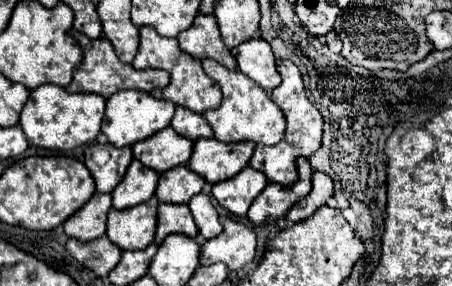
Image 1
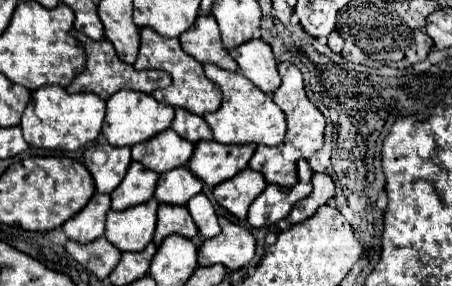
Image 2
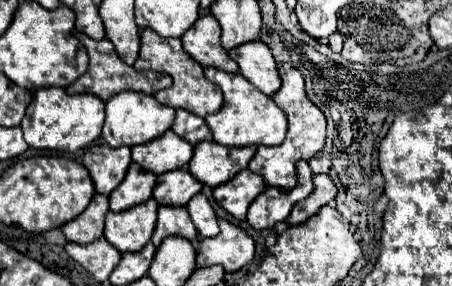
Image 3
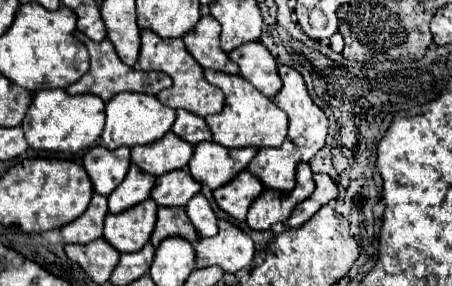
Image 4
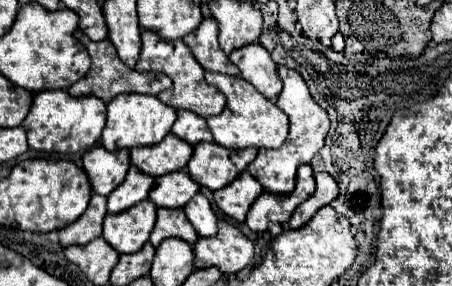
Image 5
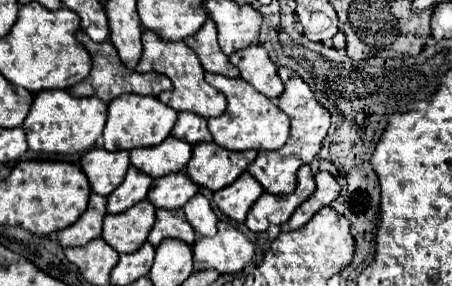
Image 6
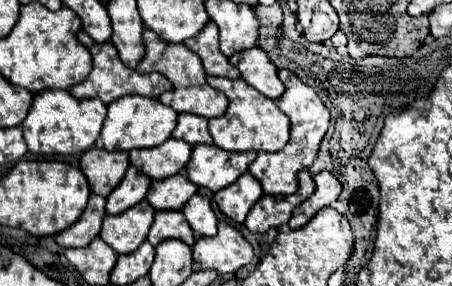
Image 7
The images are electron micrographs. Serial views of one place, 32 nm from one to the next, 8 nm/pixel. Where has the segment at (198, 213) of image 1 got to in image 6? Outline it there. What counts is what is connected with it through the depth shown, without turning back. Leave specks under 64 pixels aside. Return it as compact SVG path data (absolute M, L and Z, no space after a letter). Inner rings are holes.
M202 194L192 196L192 200L188 200L184 206L184 214L198 236L214 236L216 234L218 220L216 220L216 214L212 212L212 206L206 196L202 196Z

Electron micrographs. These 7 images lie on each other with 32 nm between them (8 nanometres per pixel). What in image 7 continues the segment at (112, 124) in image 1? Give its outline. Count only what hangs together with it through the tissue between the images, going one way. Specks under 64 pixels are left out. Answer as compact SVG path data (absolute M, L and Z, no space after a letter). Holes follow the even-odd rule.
M122 96L108 106L108 116L102 128L102 142L106 150L134 150L134 148L152 148L170 138L176 126L178 114L164 106L160 100L142 98L142 96Z

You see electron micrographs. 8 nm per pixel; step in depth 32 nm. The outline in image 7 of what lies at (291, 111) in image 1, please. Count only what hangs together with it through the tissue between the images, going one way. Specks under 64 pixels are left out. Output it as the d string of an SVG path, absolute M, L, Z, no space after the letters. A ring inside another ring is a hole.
M278 70L278 76L280 76L280 80L286 86L286 92L278 100L278 106L290 118L290 124L292 124L290 140L288 140L288 144L280 152L258 152L258 156L250 164L248 172L262 184L266 194L288 196L288 194L294 194L296 188L298 188L296 174L300 172L300 168L312 166L312 162L314 162L314 158L318 154L320 142L322 142L322 138L324 138L324 134L326 134L328 126L330 126L330 112L320 102L316 92L308 84L304 84L294 72Z

